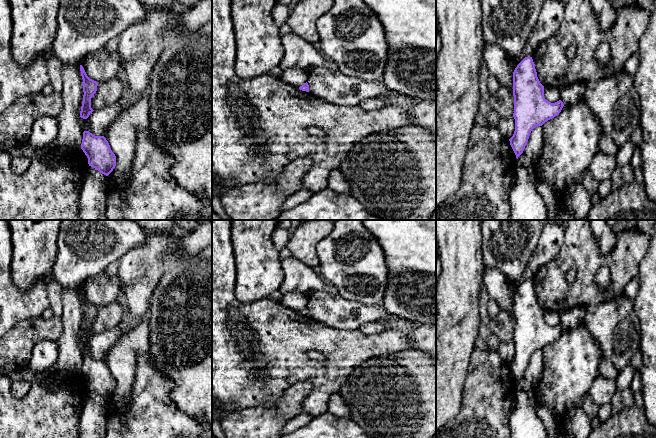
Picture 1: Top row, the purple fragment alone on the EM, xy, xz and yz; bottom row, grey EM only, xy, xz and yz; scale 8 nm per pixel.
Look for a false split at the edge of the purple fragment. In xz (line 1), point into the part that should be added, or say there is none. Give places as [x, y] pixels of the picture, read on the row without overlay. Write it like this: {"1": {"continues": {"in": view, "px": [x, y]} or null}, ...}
{"1": {"continues": null}}

